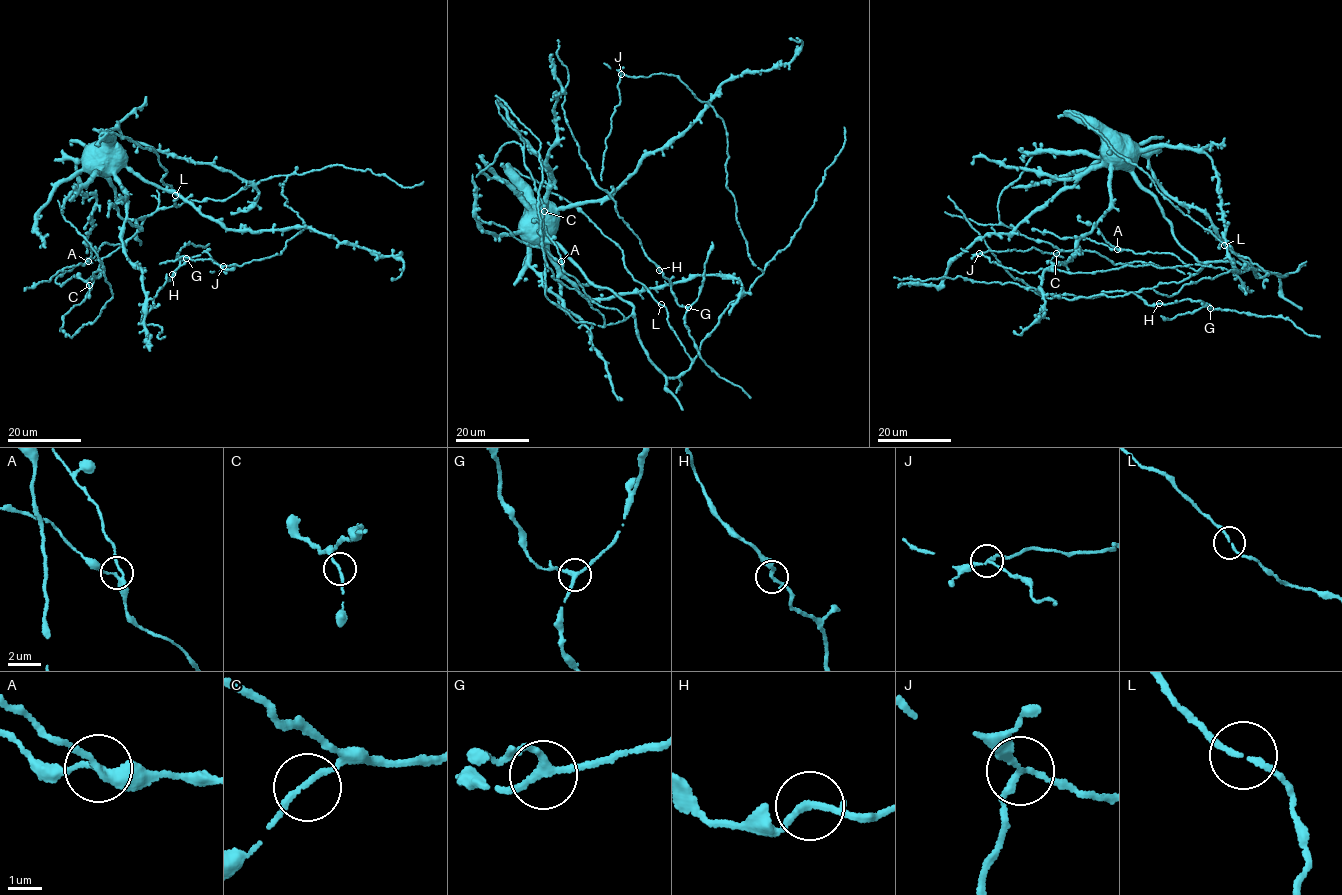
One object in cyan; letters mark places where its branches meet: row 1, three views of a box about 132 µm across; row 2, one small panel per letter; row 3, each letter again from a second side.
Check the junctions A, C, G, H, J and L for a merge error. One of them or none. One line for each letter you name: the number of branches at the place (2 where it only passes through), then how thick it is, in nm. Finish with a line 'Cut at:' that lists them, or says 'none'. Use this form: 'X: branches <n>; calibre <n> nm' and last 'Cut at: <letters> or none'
J: branches 3; calibre 160 nm
Cut at: J

